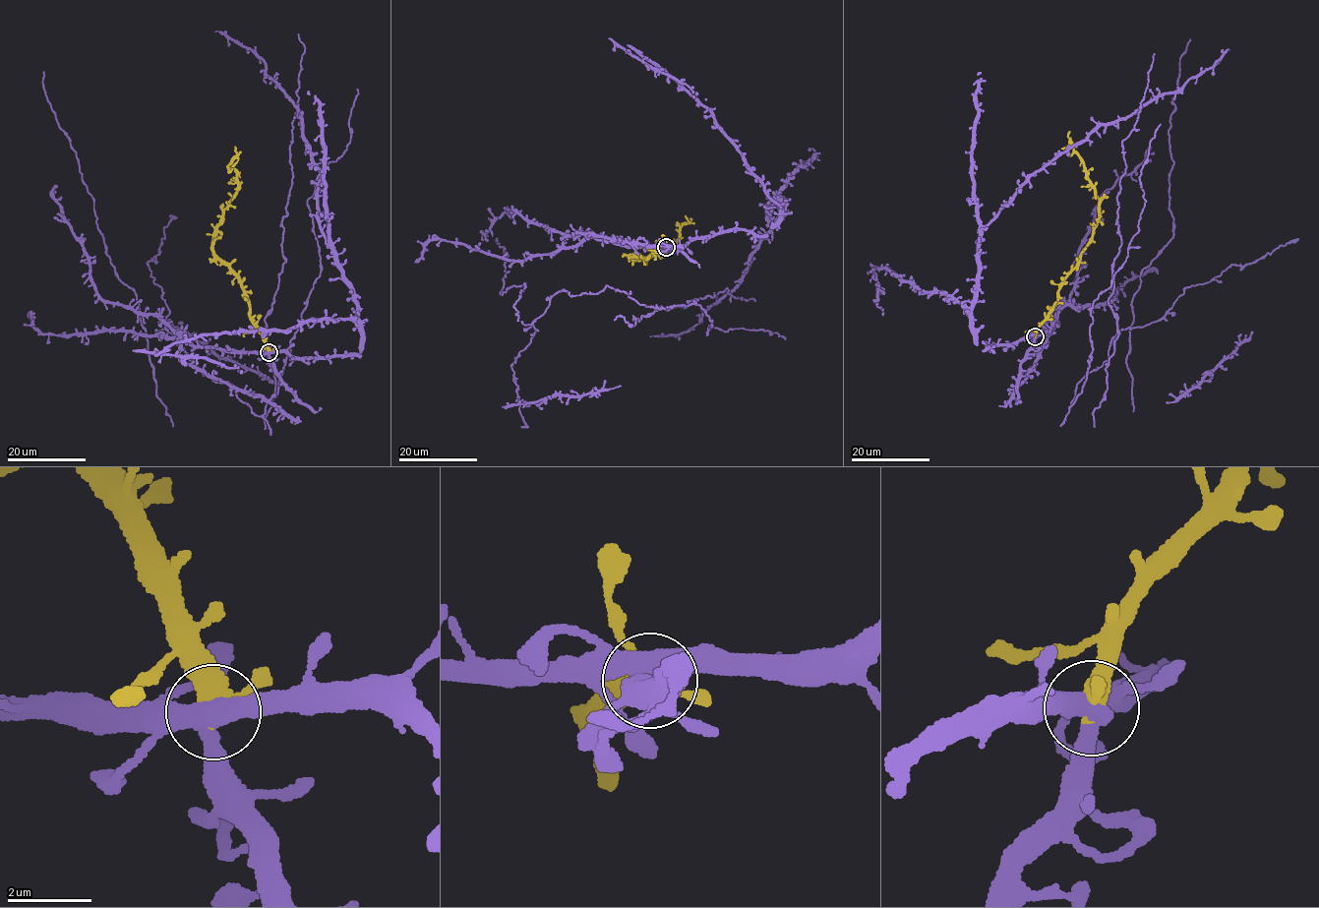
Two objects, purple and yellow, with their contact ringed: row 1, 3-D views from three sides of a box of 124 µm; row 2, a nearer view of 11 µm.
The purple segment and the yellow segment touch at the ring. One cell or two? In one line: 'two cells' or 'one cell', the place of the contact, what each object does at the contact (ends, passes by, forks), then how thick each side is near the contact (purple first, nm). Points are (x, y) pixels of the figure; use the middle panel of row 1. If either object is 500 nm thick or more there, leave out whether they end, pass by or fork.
one cell; place (666, 247); purple forks; yellow passes by; calibres 440 and 400 nm

